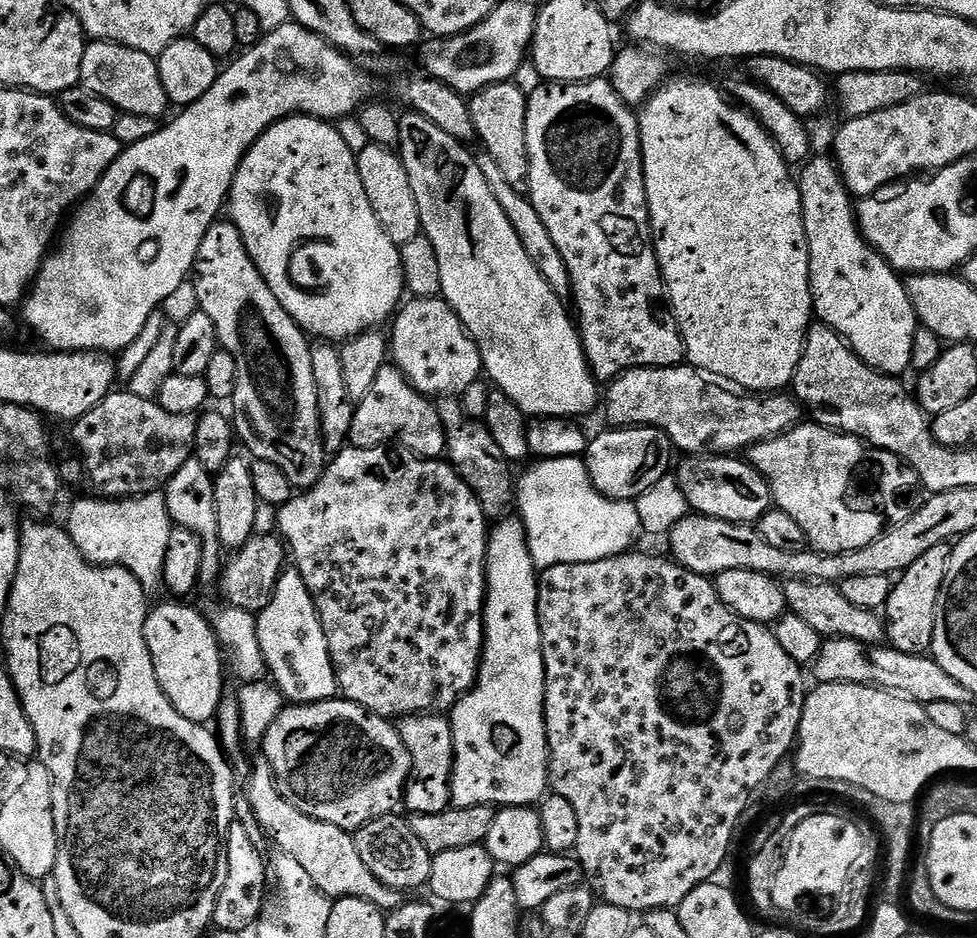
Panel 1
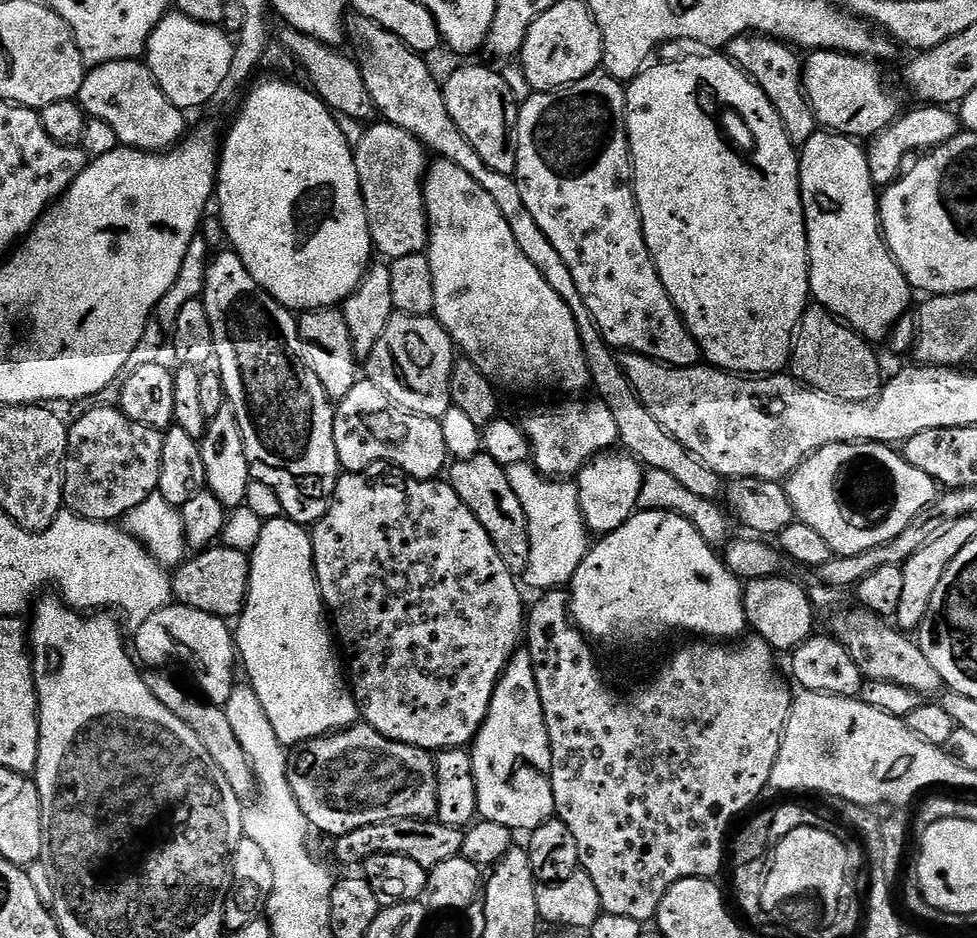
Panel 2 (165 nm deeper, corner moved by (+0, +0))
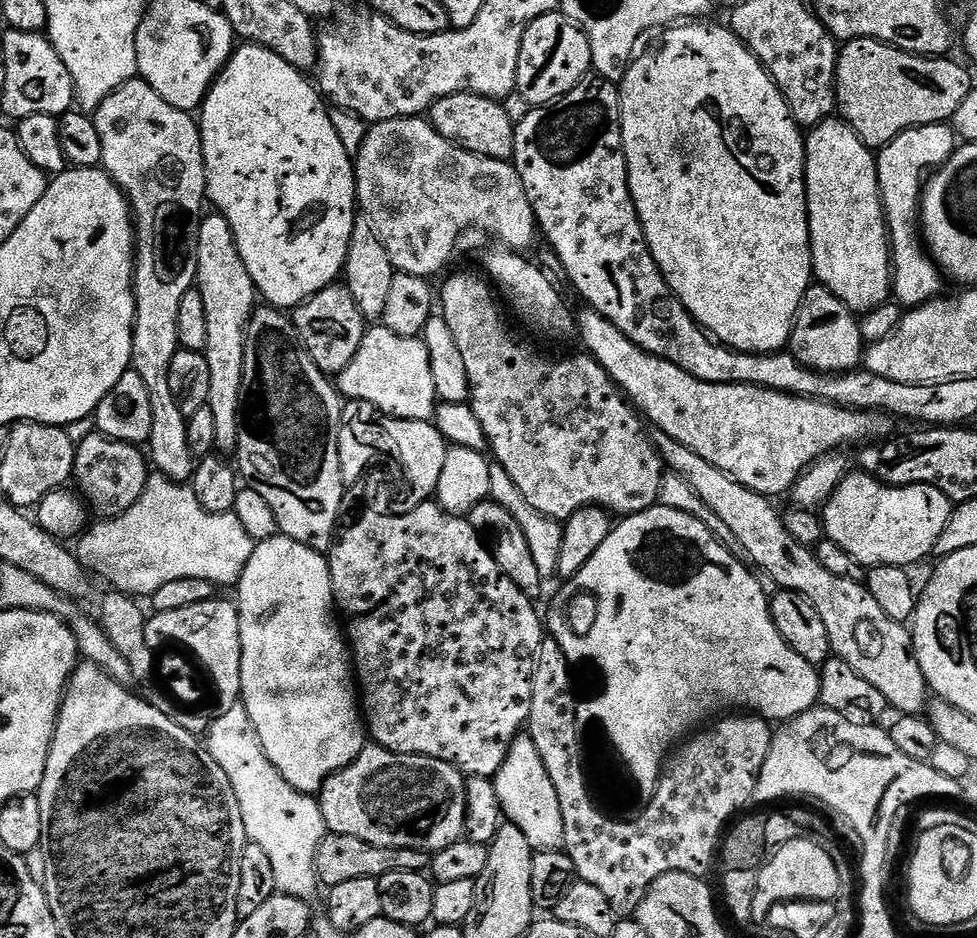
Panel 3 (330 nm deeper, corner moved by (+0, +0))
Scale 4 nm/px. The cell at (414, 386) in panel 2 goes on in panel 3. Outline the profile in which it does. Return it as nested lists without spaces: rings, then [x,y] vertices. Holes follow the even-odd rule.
[[[372,326],[365,331],[362,346],[358,346],[358,354],[354,354],[350,366],[346,366],[346,370],[335,377],[334,383],[345,401],[370,402],[379,412],[385,412],[387,416],[397,416],[399,420],[431,421],[438,403],[434,390],[434,374],[430,374],[430,354],[423,339],[399,336],[383,326]]]

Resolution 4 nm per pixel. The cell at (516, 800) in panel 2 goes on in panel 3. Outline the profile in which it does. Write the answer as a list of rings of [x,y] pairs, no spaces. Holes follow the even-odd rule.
[[[531,736],[516,737],[494,779],[503,819],[518,826],[536,852],[561,851],[564,846],[562,806],[558,806],[554,782],[550,782],[550,774],[546,774],[546,766],[542,766],[542,754],[538,754],[538,746],[534,746]]]

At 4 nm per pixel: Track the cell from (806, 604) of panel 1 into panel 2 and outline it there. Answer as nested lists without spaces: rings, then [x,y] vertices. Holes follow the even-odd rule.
[[[855,610],[850,614],[842,612],[832,620],[831,635],[836,637],[836,641],[842,645],[854,658],[858,670],[868,680],[877,680],[878,682],[894,682],[894,686],[906,686],[906,690],[927,694],[927,692],[939,693],[942,688],[942,681],[936,665],[930,662],[927,651],[920,648],[911,640],[911,635],[905,634],[901,629],[893,626],[885,617],[875,616],[872,612]]]

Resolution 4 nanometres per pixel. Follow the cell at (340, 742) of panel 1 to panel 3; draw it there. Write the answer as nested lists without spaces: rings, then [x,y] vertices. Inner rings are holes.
[[[365,746],[362,754],[342,770],[338,770],[321,786],[318,799],[324,827],[334,834],[350,834],[362,838],[370,846],[409,848],[435,854],[446,850],[465,835],[466,777],[453,764],[429,756],[398,754],[379,746]]]

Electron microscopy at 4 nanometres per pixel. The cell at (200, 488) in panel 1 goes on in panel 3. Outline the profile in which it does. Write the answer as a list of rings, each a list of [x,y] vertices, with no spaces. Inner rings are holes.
[[[141,78],[118,86],[118,90],[114,90],[114,94],[107,96],[102,106],[96,108],[94,119],[98,126],[98,138],[102,138],[100,164],[124,191],[134,217],[136,321],[132,327],[131,371],[136,372],[138,378],[146,382],[146,390],[150,390],[150,410],[154,413],[154,422],[150,426],[146,452],[151,467],[159,475],[179,484],[188,484],[198,460],[190,454],[190,442],[186,442],[188,417],[178,410],[178,402],[174,402],[174,394],[170,390],[170,362],[180,348],[178,306],[182,306],[182,294],[191,290],[196,282],[196,229],[205,211],[204,204],[206,208],[208,183],[204,173],[200,126],[189,113],[170,106]]]

